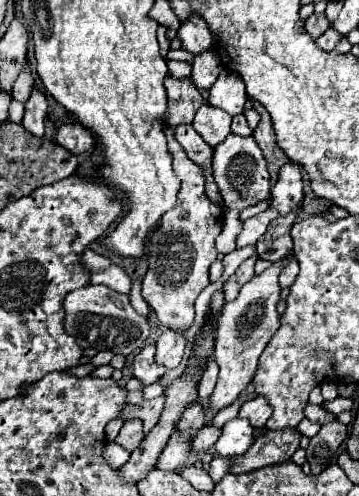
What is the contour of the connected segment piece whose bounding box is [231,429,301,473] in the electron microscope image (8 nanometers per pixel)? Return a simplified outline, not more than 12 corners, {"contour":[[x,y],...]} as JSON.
{"contour":[[297,429],[267,431],[245,455],[231,473],[285,463],[299,449]]}

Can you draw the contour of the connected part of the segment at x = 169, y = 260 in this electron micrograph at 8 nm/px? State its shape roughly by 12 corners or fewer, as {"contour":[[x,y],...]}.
{"contour":[[165,125],[177,205],[147,241],[141,295],[187,331],[209,285],[223,209]]}

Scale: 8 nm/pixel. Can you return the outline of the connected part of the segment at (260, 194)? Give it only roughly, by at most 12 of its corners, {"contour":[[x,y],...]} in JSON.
{"contour":[[253,137],[213,149],[213,177],[229,209],[269,197],[267,161]]}

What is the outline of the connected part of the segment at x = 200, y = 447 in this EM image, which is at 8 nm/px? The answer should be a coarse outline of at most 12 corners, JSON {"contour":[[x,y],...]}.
{"contour":[[213,425],[201,429],[193,439],[193,449],[205,453],[221,435]]}

